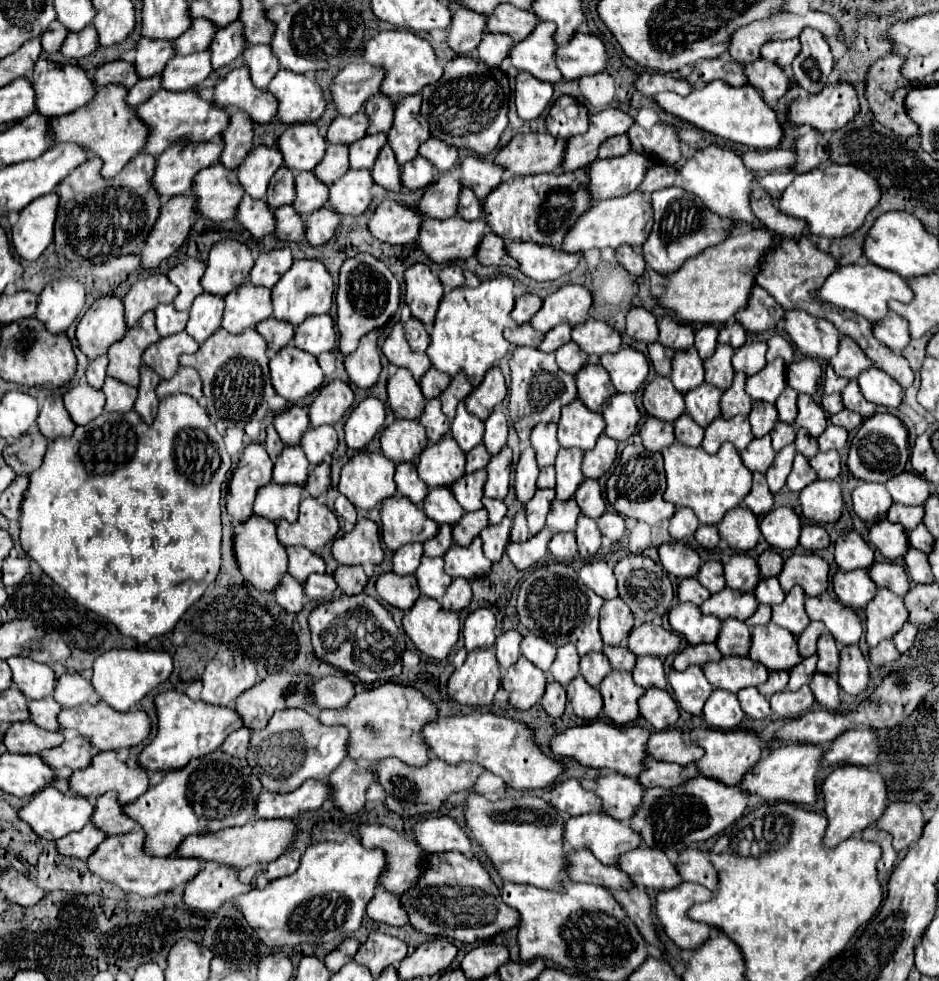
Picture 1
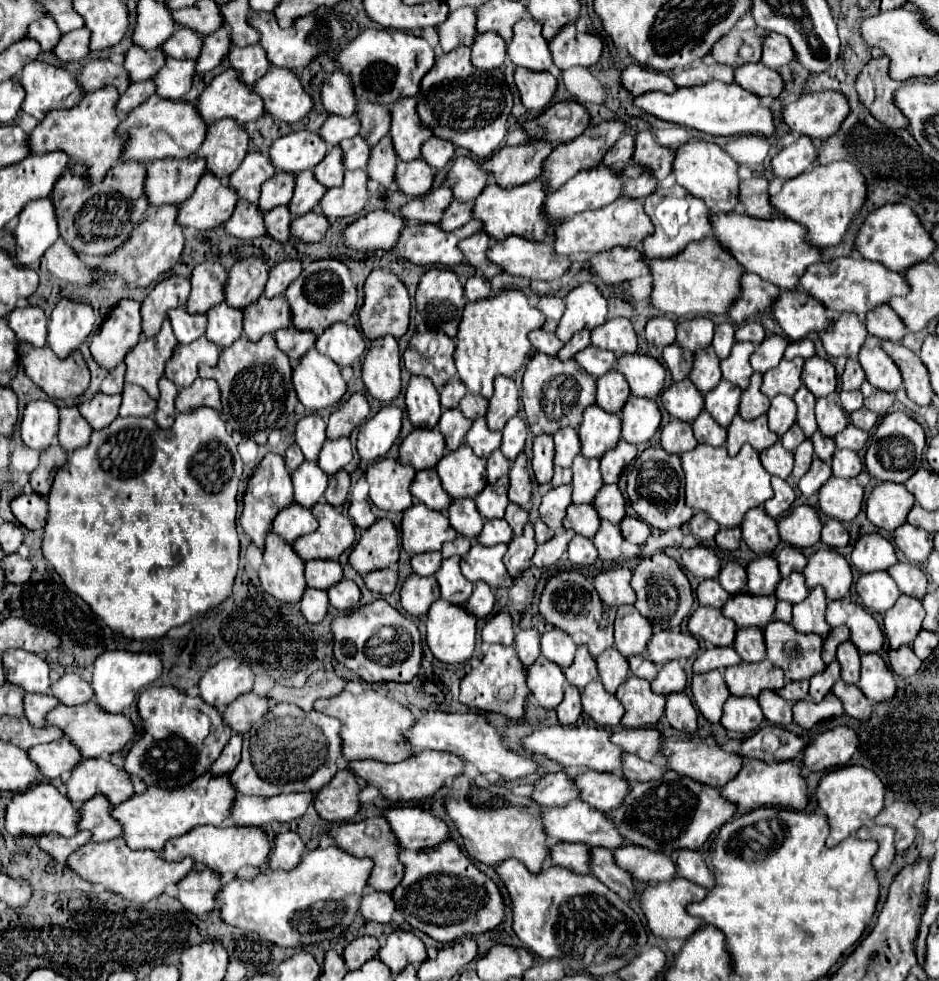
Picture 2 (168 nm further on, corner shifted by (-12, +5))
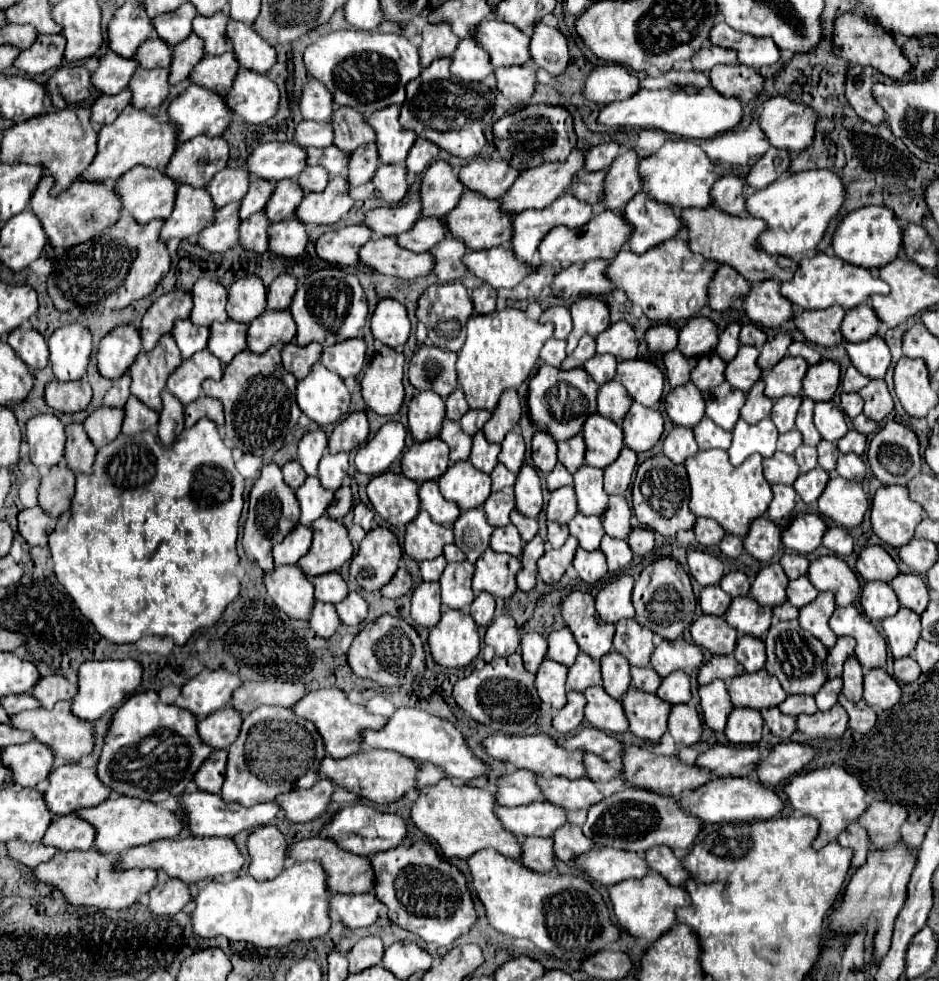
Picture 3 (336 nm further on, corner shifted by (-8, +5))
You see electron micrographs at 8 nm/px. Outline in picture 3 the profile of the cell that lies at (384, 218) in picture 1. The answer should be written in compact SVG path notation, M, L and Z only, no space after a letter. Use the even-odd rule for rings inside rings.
M347 225L333 231L323 233L317 243L315 251L317 257L331 267L345 269L357 265L357 253L365 241L369 241L371 229L365 225Z

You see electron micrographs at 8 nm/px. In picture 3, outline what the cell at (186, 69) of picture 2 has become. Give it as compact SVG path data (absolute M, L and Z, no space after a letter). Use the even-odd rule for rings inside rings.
M137 69L133 79L129 81L127 89L131 91L131 107L155 111L167 97L167 83L169 71L167 69Z

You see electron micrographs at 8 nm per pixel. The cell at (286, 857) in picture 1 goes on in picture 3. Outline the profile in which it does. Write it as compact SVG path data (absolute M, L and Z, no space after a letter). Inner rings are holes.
M265 825L255 829L247 837L247 849L249 849L249 875L257 881L269 881L275 879L287 859L287 843L277 827Z

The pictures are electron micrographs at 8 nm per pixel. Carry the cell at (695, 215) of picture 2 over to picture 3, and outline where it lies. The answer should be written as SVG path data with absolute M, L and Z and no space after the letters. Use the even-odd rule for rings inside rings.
M643 191L625 205L621 215L631 227L629 249L639 255L649 251L649 247L673 239L683 229L681 217L669 205L649 199Z

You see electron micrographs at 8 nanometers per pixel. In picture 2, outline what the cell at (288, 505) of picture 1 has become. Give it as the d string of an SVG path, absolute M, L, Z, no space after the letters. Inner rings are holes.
M297 503L285 507L285 511L279 511L277 519L273 519L273 531L279 533L287 543L293 543L297 537L311 533L315 529L317 521L311 515L311 509L301 507Z

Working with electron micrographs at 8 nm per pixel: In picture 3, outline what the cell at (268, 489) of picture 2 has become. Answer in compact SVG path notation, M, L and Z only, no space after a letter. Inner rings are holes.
M265 465L261 471L261 477L255 481L251 495L249 495L249 515L243 525L243 551L249 559L253 559L263 571L273 569L273 557L271 549L273 545L281 543L285 539L287 531L293 531L293 527L299 523L299 503L295 497L295 491L283 483L281 469L277 465Z

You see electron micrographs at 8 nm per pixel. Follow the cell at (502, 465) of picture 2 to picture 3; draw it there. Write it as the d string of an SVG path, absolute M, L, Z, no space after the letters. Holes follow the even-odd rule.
M499 463L499 465L493 469L491 479L493 479L493 491L501 491L501 489L507 487L507 485L515 485L515 479L517 479L517 477L515 477L503 463Z

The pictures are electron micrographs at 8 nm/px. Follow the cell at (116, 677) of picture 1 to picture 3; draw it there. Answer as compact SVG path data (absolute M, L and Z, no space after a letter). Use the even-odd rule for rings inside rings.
M133 659L123 661L85 661L79 667L77 695L71 701L71 713L83 721L95 721L105 711L117 709L141 683L141 665Z

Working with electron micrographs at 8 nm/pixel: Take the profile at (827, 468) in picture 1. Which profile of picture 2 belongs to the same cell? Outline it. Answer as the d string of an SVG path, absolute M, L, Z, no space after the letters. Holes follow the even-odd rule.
M841 449L841 451L835 451L831 459L831 467L833 467L833 477L857 477L863 465L855 451Z

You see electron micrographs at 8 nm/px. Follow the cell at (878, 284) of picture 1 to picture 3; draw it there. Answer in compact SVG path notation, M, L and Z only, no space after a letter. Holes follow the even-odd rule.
M815 253L811 259L809 257L801 259L793 279L781 283L781 295L785 295L785 299L789 299L798 310L819 310L833 305L853 309L855 305L865 303L873 293L885 295L887 291L889 285L881 281L875 271L855 267L851 263L841 261L835 255L825 255L825 253Z

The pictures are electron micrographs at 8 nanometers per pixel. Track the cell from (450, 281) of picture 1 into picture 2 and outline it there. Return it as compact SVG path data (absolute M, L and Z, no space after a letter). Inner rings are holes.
M479 271L473 273L471 277L467 277L467 283L465 283L465 295L467 295L469 301L485 299L485 297L489 297L489 291L491 291L489 279L485 279Z

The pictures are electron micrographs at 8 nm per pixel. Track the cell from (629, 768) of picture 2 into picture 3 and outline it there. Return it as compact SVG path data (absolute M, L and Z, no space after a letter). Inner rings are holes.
M585 753L585 777L593 779L593 783L611 781L619 777L619 767L611 767L609 763L605 763L601 757L593 753Z

